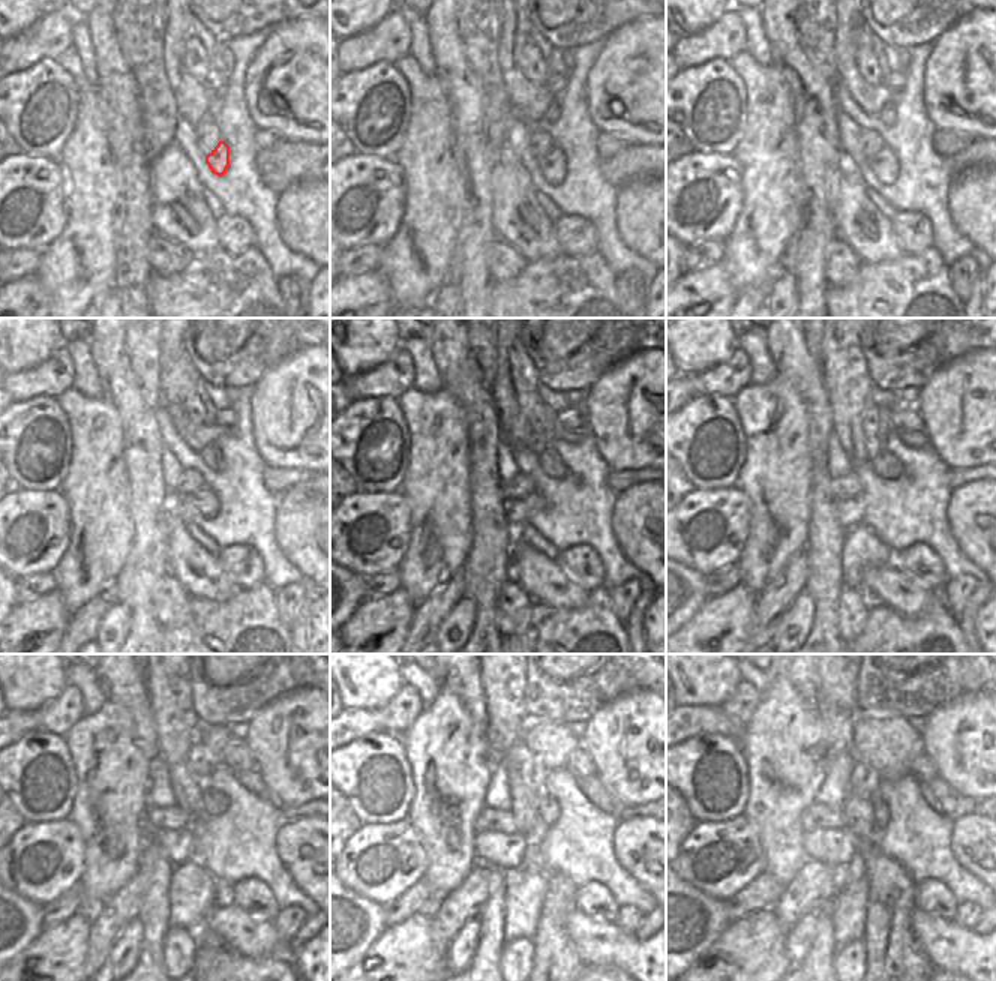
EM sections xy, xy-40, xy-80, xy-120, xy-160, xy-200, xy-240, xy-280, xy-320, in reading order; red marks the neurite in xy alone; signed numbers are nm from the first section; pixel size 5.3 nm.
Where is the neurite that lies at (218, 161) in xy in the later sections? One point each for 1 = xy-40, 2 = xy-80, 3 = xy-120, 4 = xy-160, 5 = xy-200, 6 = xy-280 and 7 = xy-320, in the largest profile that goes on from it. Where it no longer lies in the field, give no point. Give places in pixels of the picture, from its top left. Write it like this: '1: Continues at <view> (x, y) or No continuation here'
1: Continues at xy-40 (552, 165)
2: Continues at xy-80 (884, 165)
3: Continues at xy-120 (206, 501)
4: Continues at xy-160 (516, 509)
5: Continues at xy-200 (849, 510)
6: Continues at xy-280 (492, 848)
7: Continues at xy-320 (834, 846)

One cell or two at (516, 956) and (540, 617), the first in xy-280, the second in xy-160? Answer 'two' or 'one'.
two

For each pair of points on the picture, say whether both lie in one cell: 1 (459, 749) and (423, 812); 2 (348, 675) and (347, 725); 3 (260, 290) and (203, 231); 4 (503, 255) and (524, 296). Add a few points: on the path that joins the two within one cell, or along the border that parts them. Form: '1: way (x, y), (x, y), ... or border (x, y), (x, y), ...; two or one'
1: way (438, 755), (429, 755), (425, 761), (423, 791); one
2: border (345, 707), (378, 711); two
3: border (219, 248), (206, 254), (188, 255); two
4: border (527, 261), (512, 278), (491, 282); two

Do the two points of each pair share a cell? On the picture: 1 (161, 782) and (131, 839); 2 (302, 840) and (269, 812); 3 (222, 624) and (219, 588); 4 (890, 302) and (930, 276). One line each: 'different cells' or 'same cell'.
1: different cells
2: different cells
3: different cells
4: same cell

